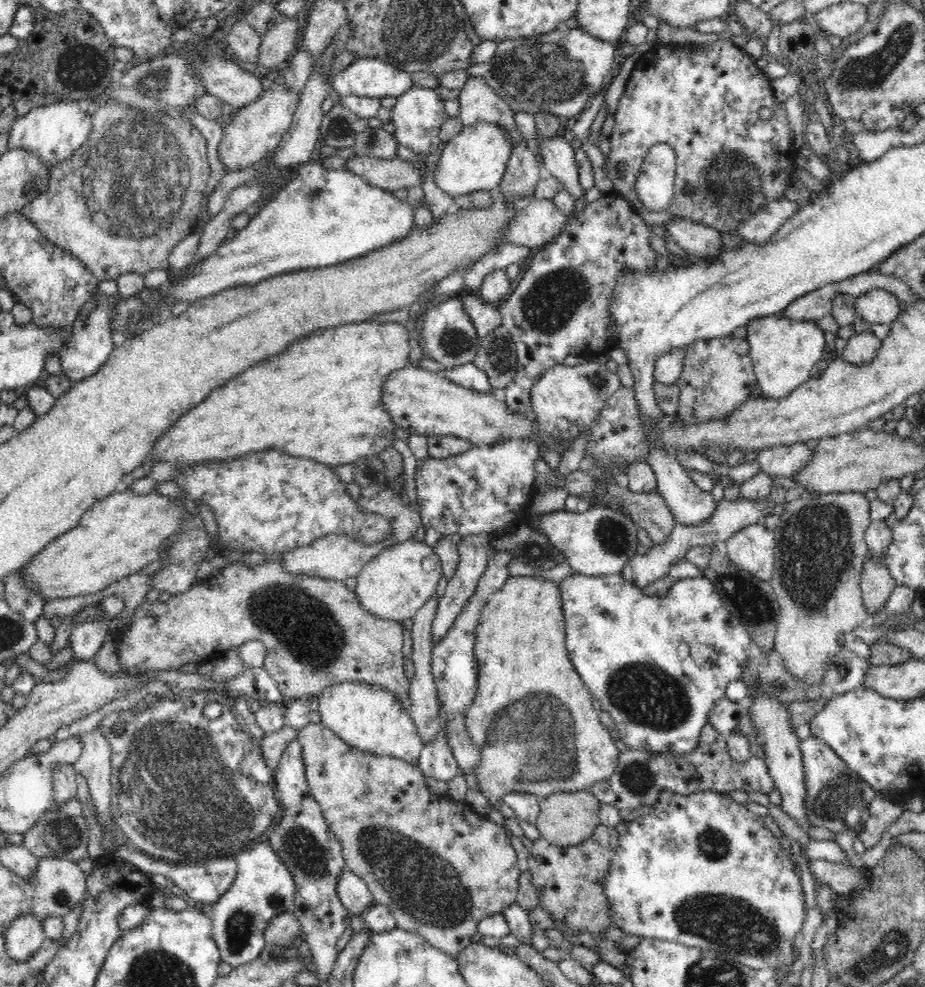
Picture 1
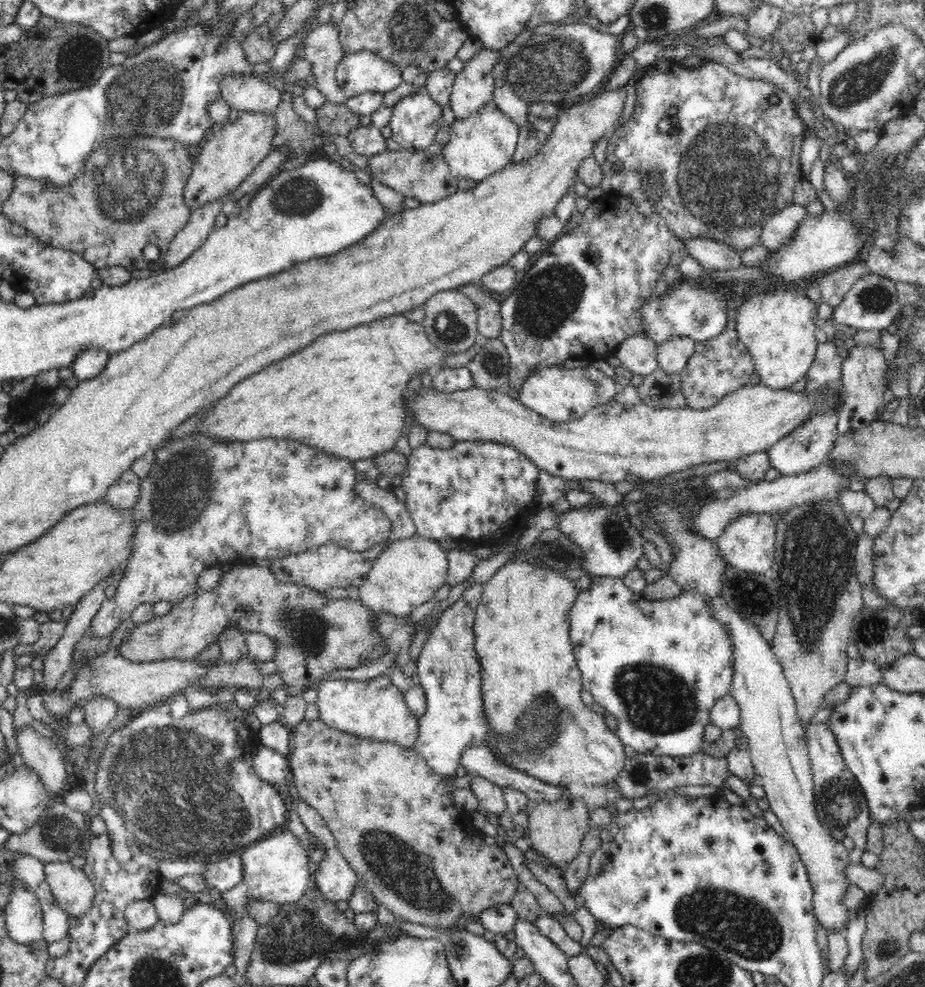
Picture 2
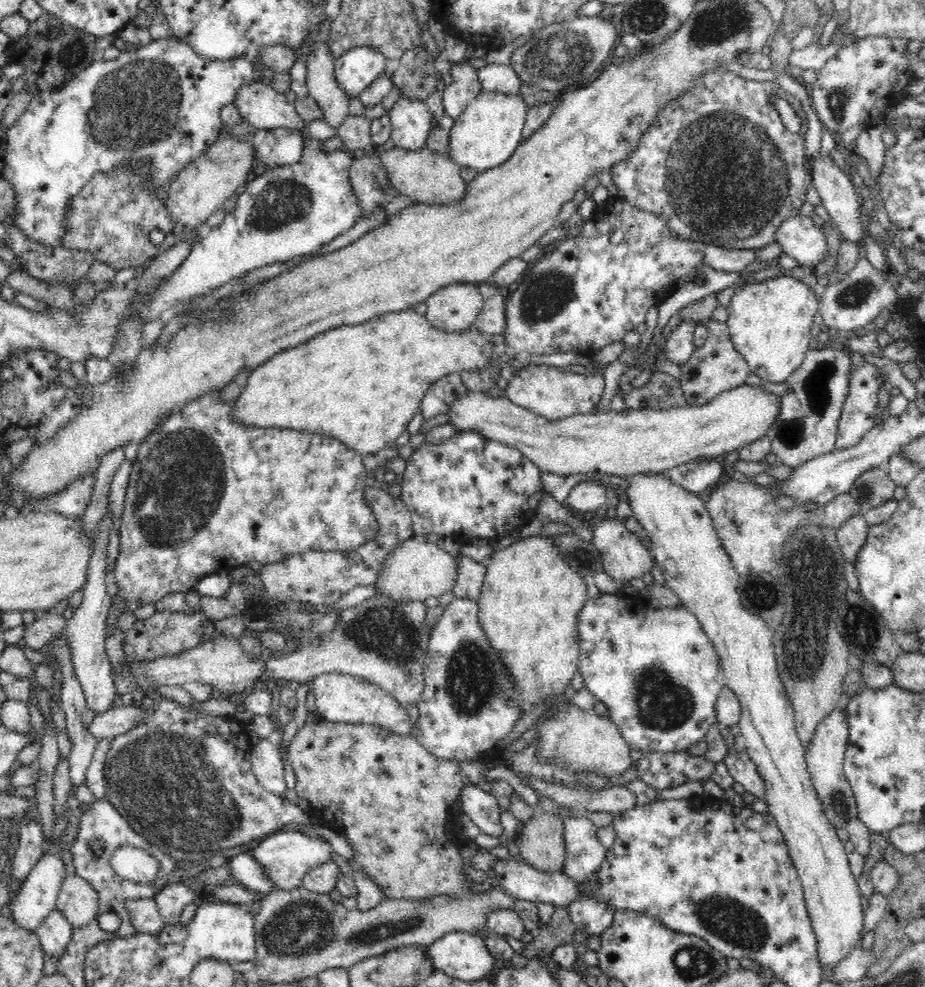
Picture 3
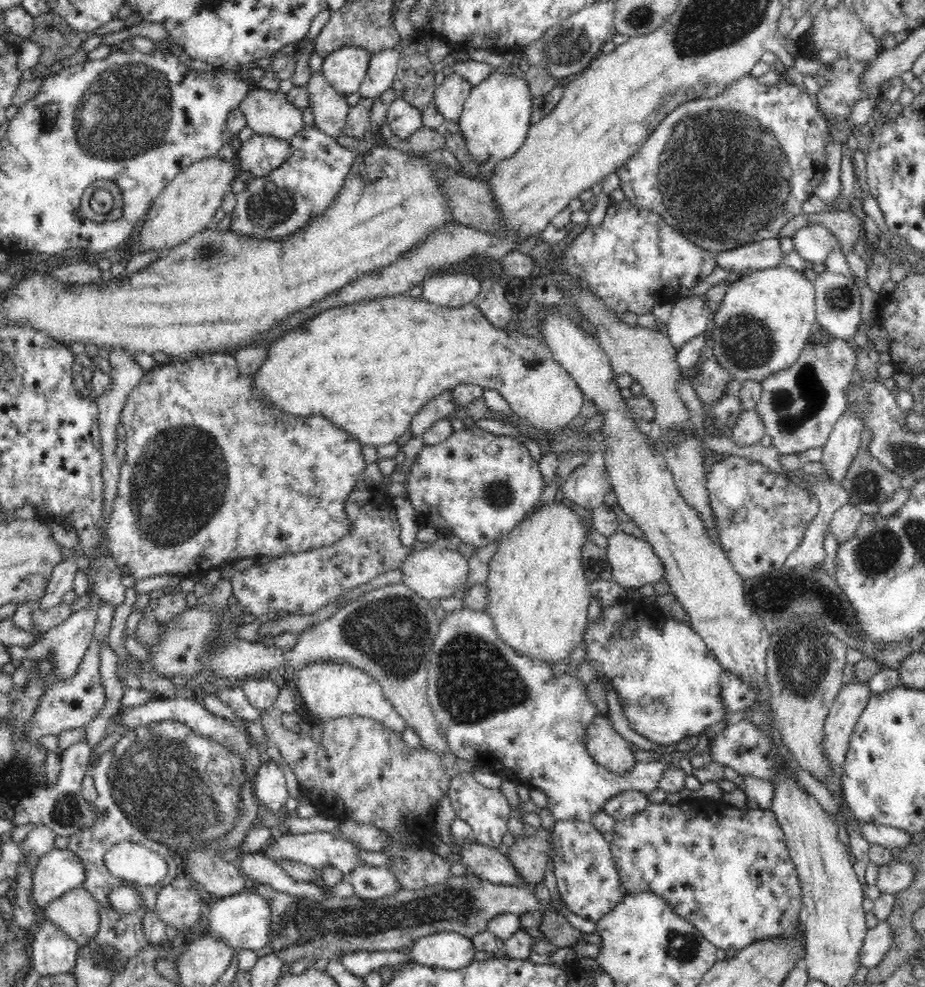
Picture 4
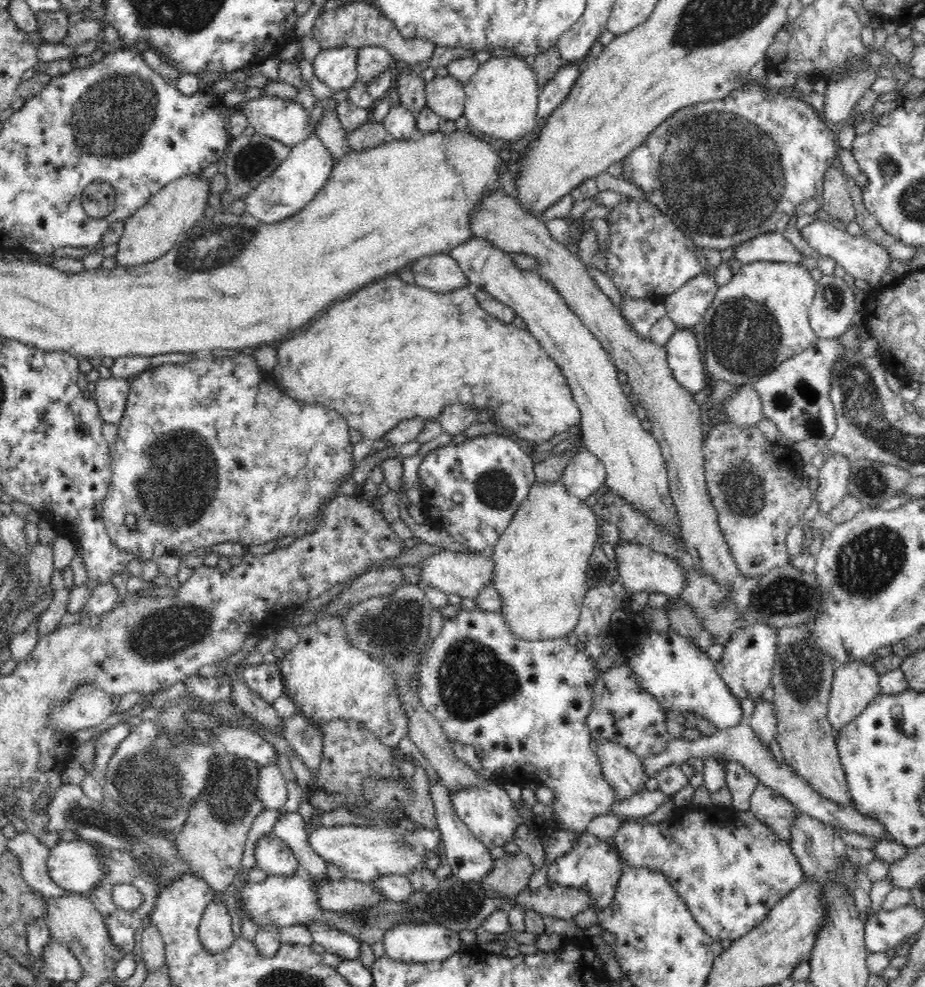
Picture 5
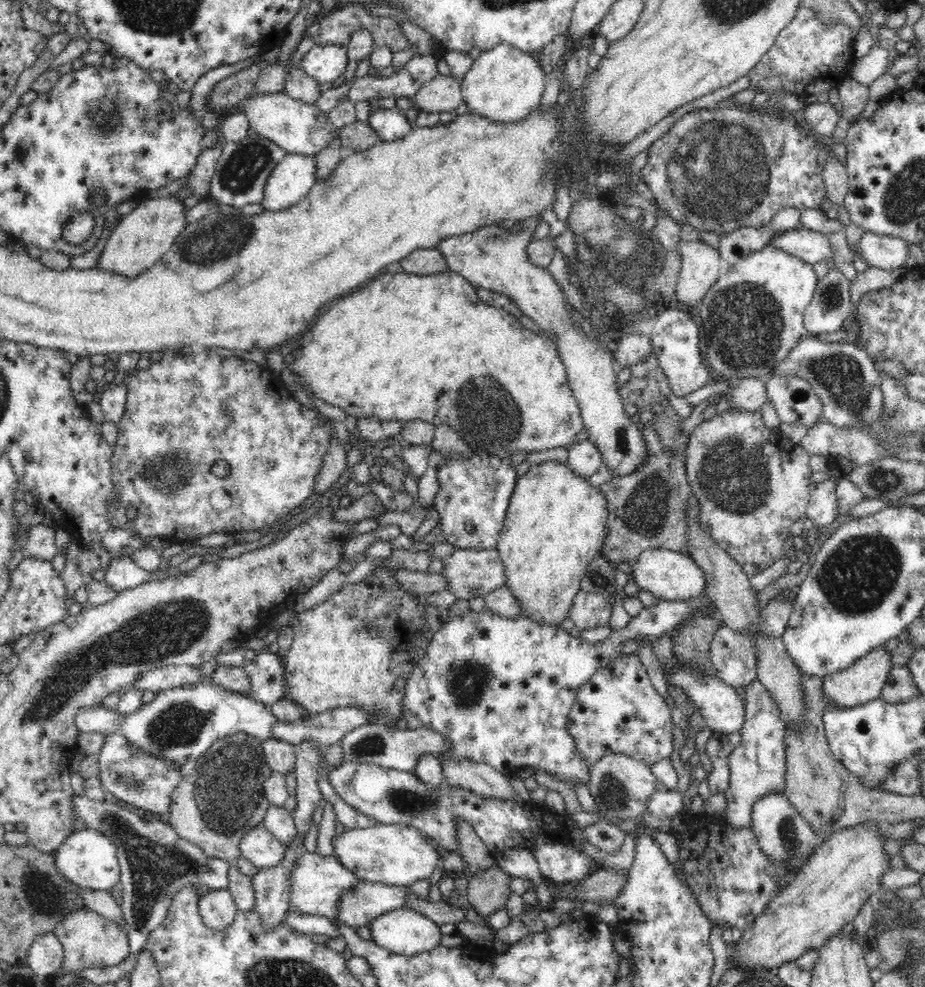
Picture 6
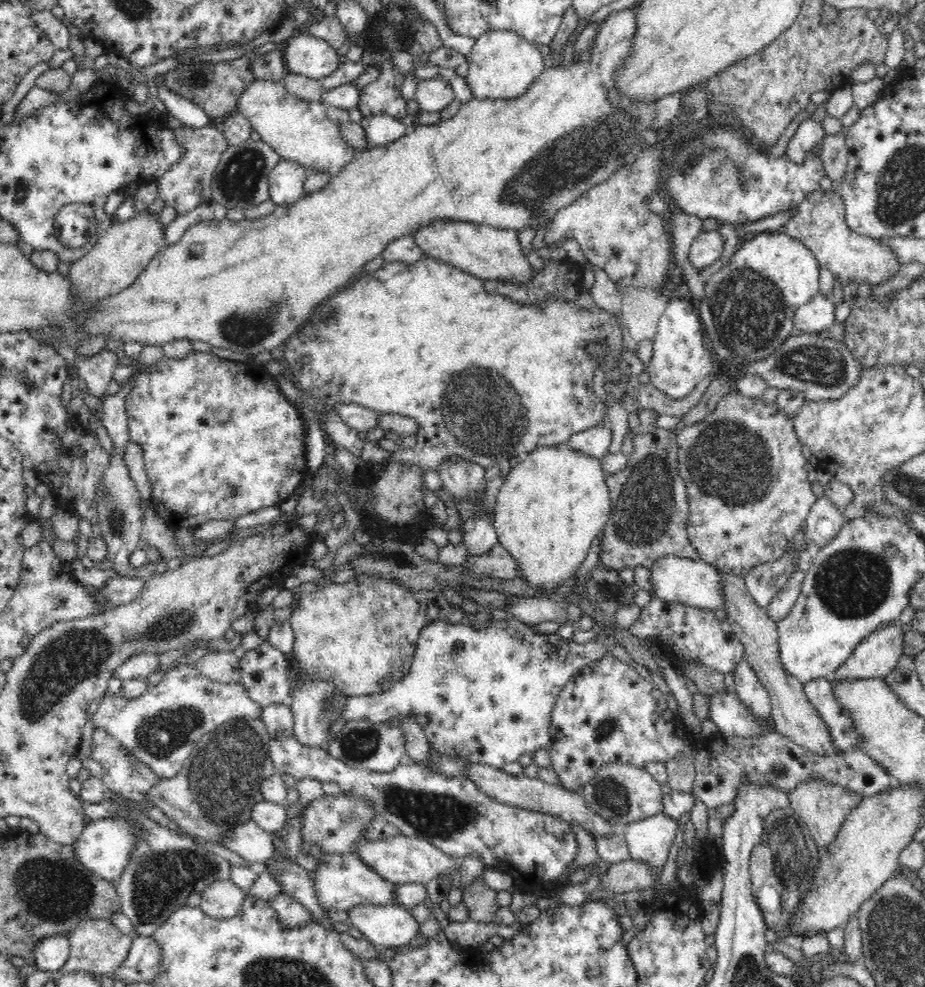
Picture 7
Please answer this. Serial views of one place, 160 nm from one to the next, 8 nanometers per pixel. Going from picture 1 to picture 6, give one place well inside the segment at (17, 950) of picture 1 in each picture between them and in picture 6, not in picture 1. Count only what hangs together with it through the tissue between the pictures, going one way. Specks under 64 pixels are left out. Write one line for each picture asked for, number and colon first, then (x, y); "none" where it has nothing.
2: (24, 917)
3: (37, 897)
4: (59, 871)
5: (77, 867)
6: (87, 858)

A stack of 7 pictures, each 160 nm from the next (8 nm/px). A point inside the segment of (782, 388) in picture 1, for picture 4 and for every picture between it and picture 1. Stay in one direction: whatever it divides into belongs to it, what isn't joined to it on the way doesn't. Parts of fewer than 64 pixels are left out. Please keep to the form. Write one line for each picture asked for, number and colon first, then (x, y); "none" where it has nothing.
2: (777, 328)
3: (769, 322)
4: (766, 319)

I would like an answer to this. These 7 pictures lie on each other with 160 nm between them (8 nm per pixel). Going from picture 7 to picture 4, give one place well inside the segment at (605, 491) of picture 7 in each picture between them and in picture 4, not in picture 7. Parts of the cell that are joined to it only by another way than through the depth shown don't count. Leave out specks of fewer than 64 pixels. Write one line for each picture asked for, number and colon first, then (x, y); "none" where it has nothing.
4: (538, 598)
5: (541, 560)
6: (556, 522)

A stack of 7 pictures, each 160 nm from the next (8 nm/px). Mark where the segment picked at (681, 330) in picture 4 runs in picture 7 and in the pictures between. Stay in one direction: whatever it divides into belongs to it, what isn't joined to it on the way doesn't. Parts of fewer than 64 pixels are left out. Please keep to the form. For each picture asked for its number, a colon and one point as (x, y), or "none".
5: (686, 307)
6: (699, 272)
7: (707, 247)

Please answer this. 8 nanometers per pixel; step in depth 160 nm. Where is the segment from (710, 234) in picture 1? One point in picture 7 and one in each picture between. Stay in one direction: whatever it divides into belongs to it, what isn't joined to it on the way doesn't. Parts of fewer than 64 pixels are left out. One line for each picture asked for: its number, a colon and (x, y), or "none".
2: (712, 254)
3: (728, 260)
4: (764, 254)
5: (773, 247)
6: (811, 246)
7: (820, 223)

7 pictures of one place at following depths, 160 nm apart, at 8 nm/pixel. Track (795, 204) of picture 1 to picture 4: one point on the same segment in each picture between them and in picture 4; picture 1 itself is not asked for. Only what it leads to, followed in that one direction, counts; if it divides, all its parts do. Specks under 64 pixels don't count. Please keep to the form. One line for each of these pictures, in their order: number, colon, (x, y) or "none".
2: (777, 233)
3: (800, 238)
4: (814, 242)

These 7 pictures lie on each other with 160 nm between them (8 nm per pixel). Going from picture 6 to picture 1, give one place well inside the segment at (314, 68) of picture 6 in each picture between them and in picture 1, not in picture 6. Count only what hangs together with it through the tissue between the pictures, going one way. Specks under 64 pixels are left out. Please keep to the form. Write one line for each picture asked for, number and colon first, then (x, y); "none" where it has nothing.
1: (365, 77)
2: (361, 72)
3: (357, 68)
4: (344, 69)
5: (337, 67)

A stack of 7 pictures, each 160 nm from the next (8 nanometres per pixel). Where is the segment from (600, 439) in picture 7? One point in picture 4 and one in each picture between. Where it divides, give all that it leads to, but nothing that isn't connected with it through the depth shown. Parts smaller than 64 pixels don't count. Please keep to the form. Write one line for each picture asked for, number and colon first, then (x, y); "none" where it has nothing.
4: (587, 485)
5: (584, 474)
6: (584, 458)

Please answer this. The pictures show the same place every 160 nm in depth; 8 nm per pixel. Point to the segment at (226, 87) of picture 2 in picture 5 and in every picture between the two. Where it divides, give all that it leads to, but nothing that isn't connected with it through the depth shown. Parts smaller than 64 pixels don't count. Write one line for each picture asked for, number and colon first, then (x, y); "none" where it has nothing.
3: (260, 104)
4: (267, 112)
5: (287, 121)

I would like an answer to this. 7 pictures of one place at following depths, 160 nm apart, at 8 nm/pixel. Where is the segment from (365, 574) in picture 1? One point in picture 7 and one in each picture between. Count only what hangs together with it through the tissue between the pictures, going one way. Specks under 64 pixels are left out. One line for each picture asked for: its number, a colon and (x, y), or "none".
2: (409, 572)
3: (416, 569)
4: (433, 574)
5: (465, 574)
6: (470, 573)
7: (499, 563)

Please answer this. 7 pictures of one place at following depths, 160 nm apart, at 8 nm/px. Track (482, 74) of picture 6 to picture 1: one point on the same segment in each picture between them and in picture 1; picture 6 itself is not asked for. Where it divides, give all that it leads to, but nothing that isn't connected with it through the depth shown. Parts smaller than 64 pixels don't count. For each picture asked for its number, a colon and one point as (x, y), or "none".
1: (475, 159)
2: (482, 144)
3: (487, 133)
4: (496, 114)
5: (501, 98)

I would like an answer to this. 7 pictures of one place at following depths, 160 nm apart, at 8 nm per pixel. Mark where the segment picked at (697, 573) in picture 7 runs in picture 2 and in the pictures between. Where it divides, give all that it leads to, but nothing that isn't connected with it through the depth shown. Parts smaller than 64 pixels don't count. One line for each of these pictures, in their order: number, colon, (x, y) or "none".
2: (612, 546)
3: (625, 556)
4: (634, 563)
5: (640, 569)
6: (671, 576)

